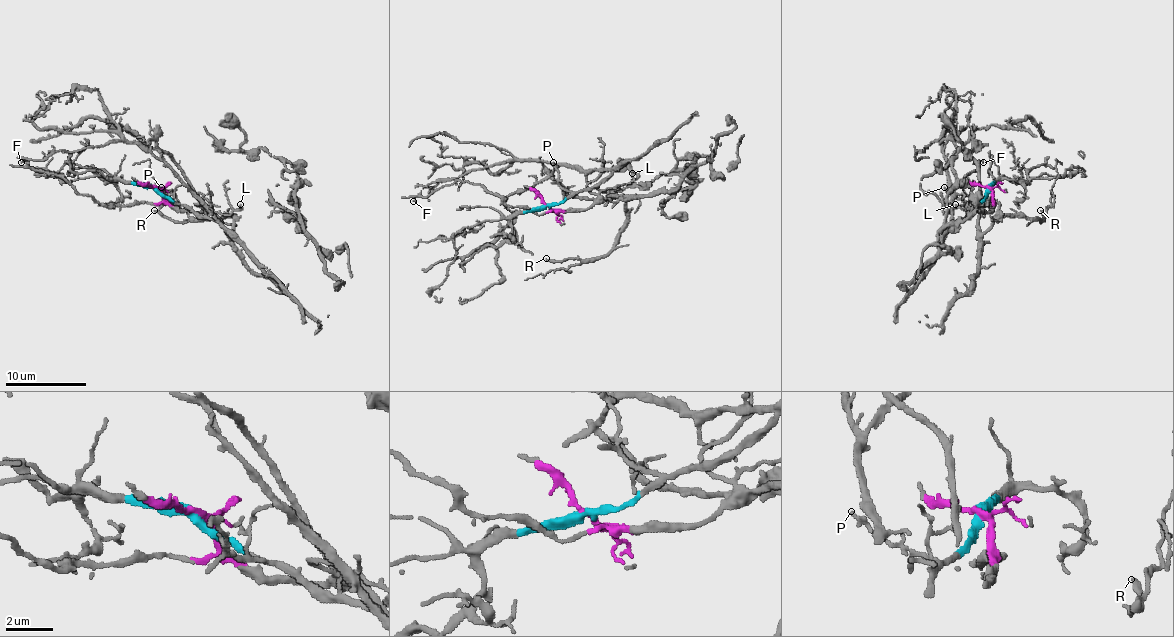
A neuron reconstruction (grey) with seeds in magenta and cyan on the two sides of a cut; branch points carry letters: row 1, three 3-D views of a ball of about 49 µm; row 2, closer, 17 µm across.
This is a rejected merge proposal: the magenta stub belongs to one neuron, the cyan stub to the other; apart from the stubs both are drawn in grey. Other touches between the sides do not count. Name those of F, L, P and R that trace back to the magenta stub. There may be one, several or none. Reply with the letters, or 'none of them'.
F, L, R

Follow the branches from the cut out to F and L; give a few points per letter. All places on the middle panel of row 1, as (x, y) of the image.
F: (546, 206), (554, 208), (534, 214), (524, 208), (508, 206), (479, 184), (457, 180), (412, 200)
L: (546, 206), (567, 210), (589, 208), (603, 190), (628, 184), (632, 174)

